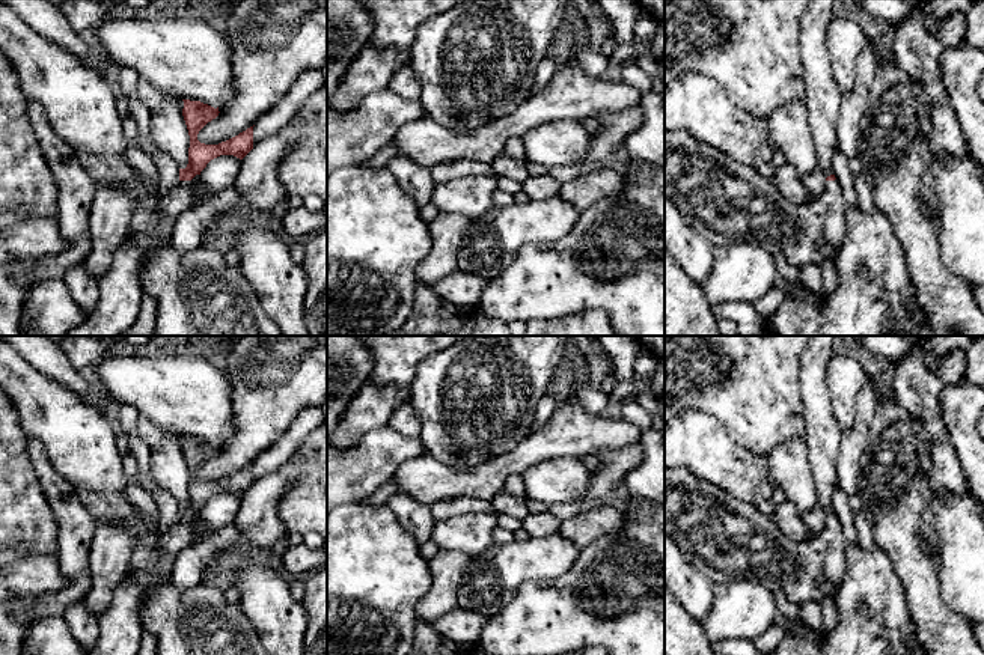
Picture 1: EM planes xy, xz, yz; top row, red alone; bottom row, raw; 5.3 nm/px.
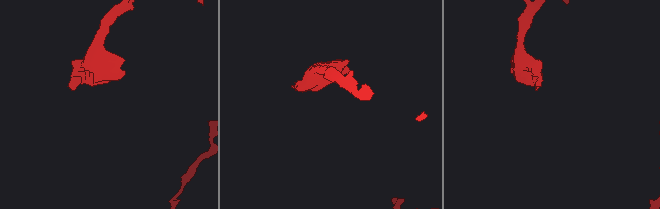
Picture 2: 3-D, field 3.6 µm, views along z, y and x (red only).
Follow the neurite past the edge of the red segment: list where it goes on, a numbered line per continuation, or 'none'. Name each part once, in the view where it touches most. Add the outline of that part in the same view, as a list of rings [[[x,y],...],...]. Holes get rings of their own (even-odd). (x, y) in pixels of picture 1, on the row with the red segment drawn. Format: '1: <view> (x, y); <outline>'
1: xy (121, 292); [[[179,181],[167,196],[160,196],[154,233],[124,239],[108,270],[96,279],[99,297],[95,309],[66,336],[121,336],[134,325],[143,300],[145,254],[151,245],[170,241],[176,218],[191,206],[190,188],[190,181]]]

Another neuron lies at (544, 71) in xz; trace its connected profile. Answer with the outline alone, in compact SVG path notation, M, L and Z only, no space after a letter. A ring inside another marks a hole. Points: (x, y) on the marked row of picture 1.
M544 57L536 68L536 77L530 87L530 95L539 93L552 80L552 75L556 71L556 62L552 57Z

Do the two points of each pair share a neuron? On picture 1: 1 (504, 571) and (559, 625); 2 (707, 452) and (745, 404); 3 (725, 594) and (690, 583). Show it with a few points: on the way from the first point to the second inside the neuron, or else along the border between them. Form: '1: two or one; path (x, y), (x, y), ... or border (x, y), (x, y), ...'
1: two; border (553, 577), (525, 581), (516, 597), (498, 615)
2: two; border (696, 408), (710, 413), (739, 444), (752, 452)
3: two; border (715, 583), (710, 610), (701, 622)

